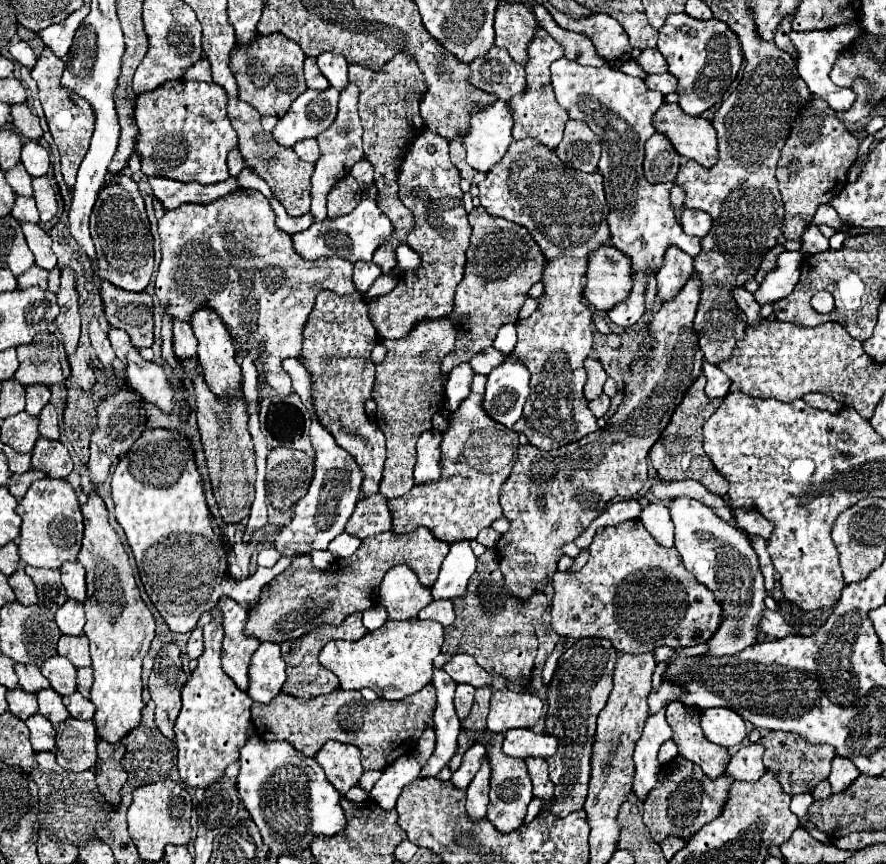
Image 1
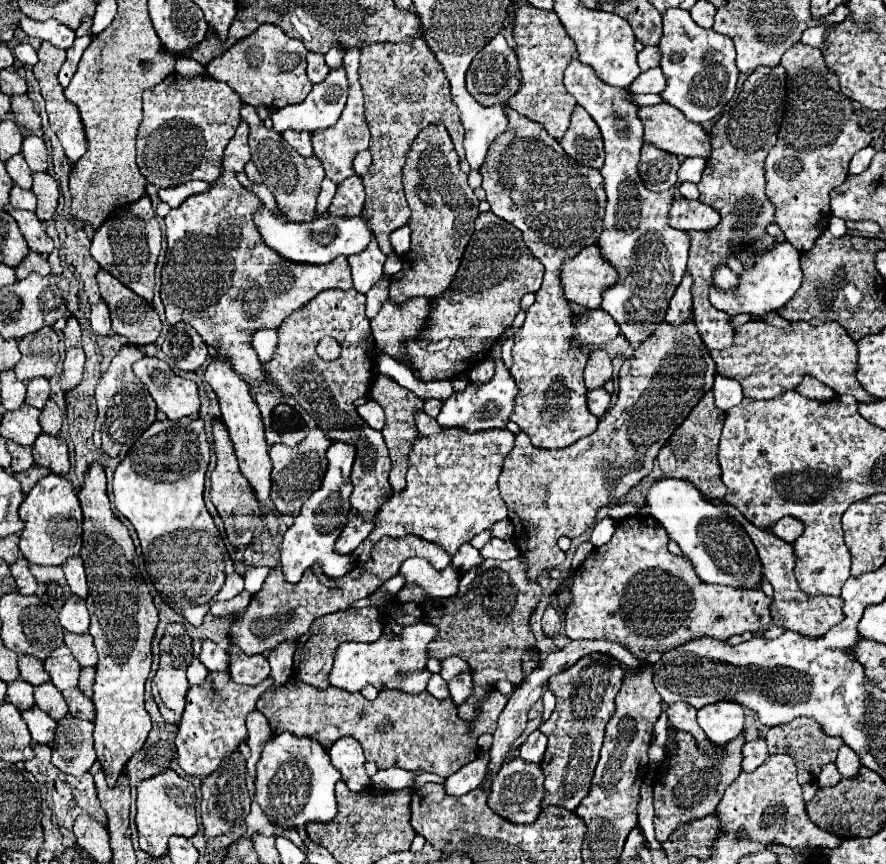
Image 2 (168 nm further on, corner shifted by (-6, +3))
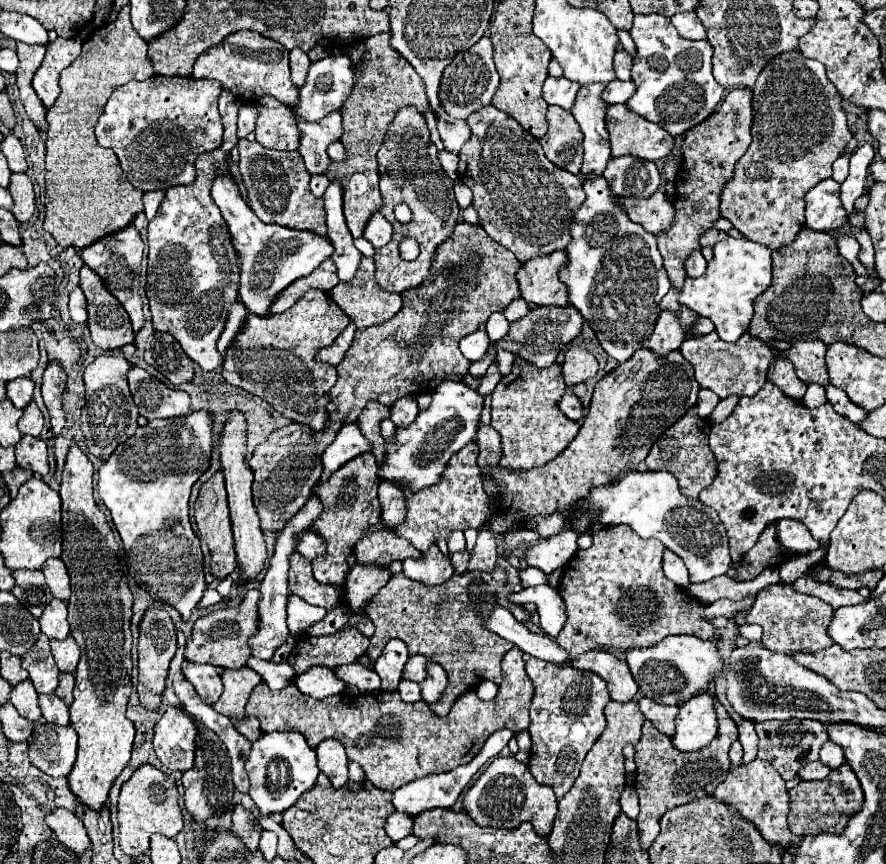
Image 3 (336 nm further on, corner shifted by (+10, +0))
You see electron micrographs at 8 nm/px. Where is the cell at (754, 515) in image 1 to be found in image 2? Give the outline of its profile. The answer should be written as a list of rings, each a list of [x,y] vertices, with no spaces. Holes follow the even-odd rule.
[[[784,517],[784,519],[780,519],[770,531],[772,531],[776,537],[780,537],[780,539],[784,539],[784,541],[788,541],[788,543],[794,543],[794,541],[800,537],[800,533],[804,531],[804,525],[802,525],[802,521],[794,519],[794,517]]]

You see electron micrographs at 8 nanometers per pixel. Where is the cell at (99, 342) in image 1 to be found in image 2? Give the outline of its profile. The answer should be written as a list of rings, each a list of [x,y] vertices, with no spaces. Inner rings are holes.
[[[100,299],[96,305],[92,305],[90,313],[90,325],[100,335],[110,335],[110,311],[108,305]]]

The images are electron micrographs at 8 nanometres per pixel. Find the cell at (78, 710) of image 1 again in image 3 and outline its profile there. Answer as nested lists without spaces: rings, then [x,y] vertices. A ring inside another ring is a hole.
[[[40,694],[40,708],[46,722],[54,722],[58,726],[68,726],[68,706],[56,694]]]

